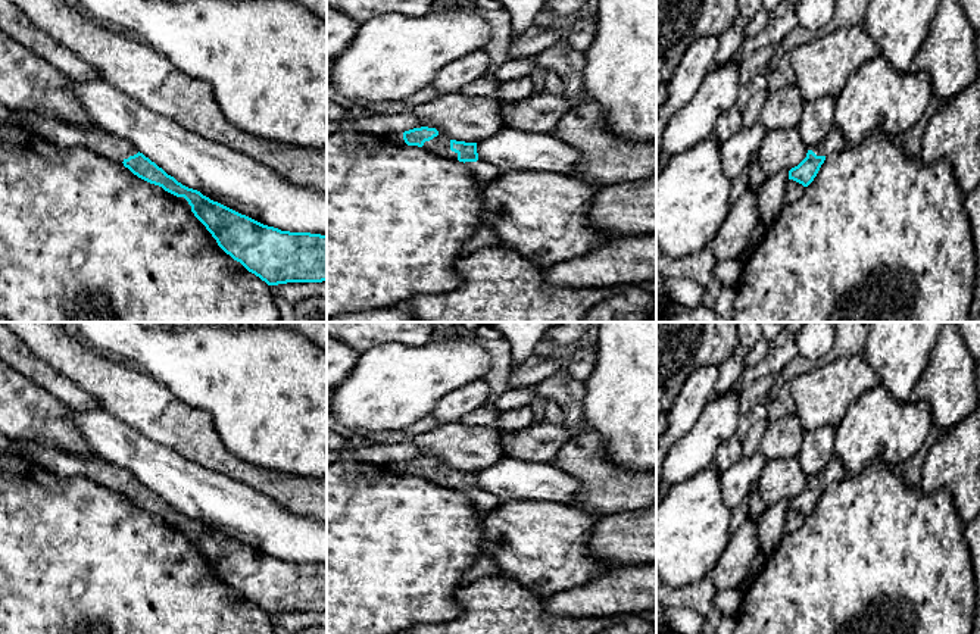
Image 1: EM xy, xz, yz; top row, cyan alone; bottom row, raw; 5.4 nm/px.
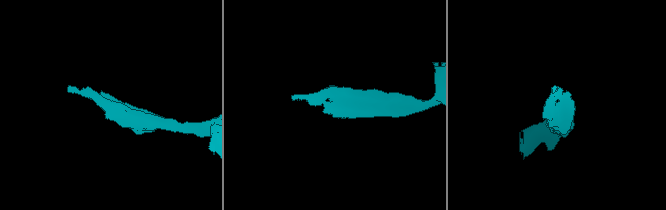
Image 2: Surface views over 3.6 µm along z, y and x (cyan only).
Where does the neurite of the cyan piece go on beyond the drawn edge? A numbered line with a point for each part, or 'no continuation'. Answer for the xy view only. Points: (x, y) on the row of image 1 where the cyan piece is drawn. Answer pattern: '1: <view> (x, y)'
1: xy (64, 134)

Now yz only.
1: yz (835, 141)

